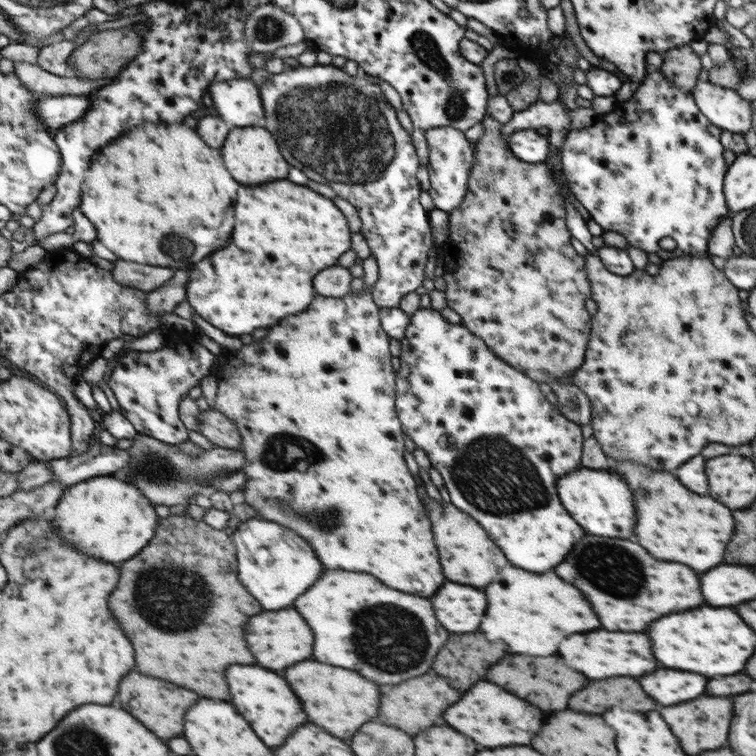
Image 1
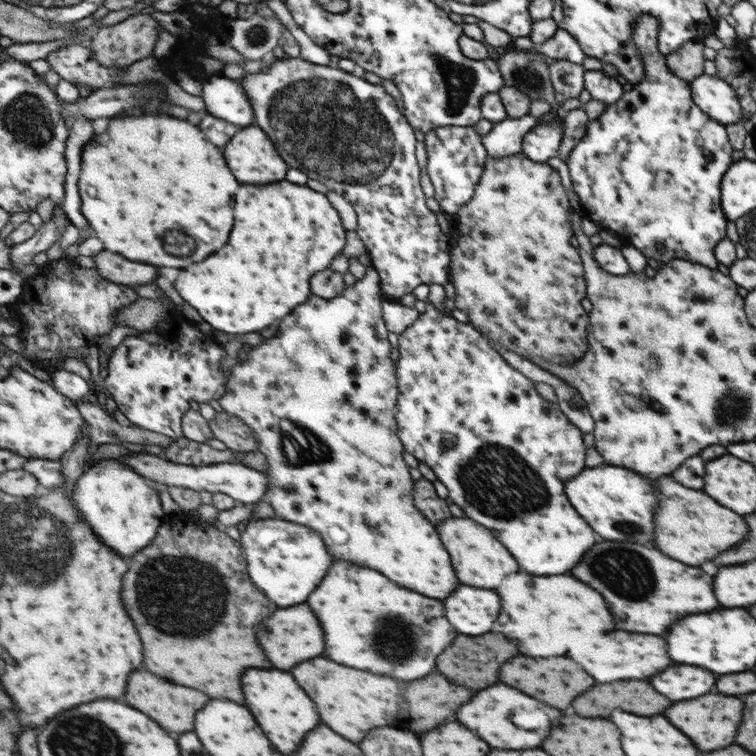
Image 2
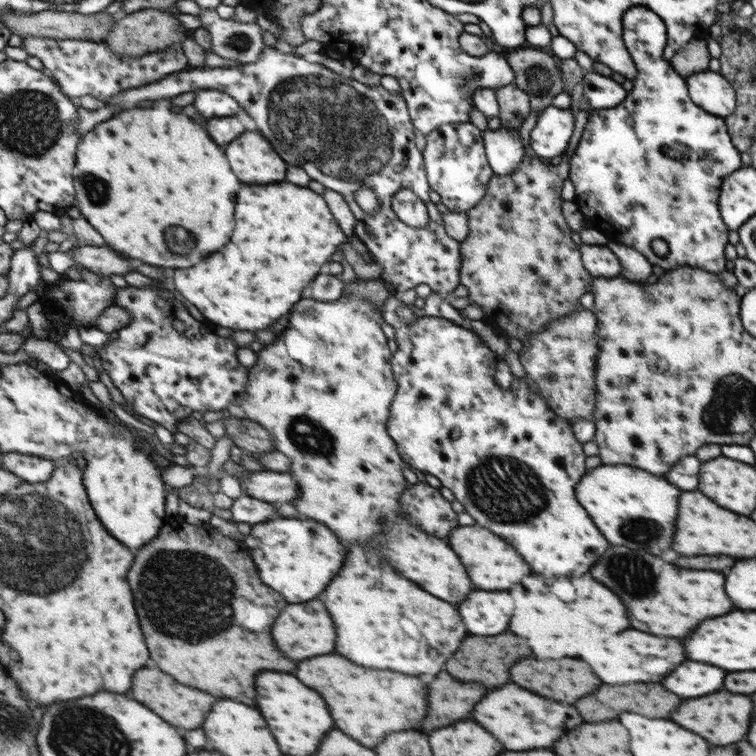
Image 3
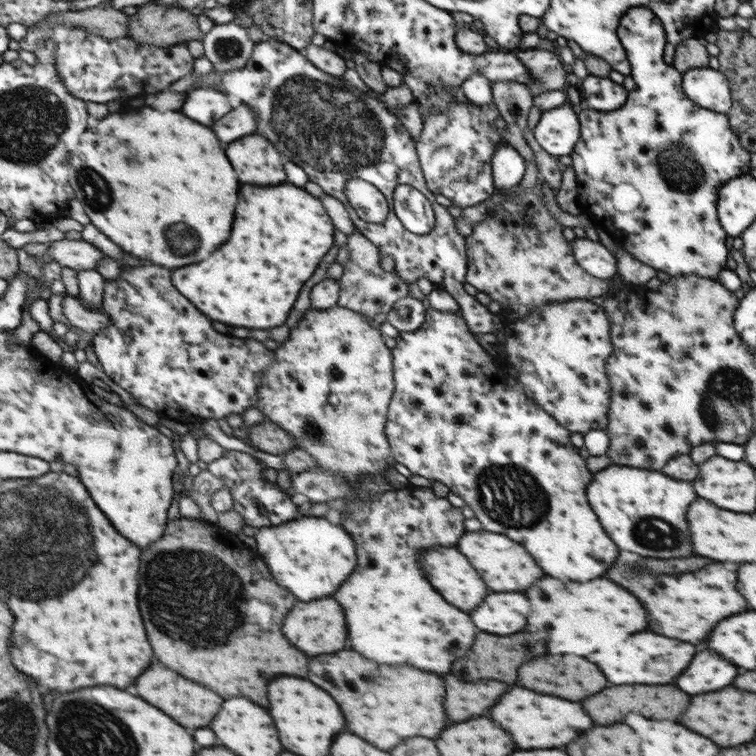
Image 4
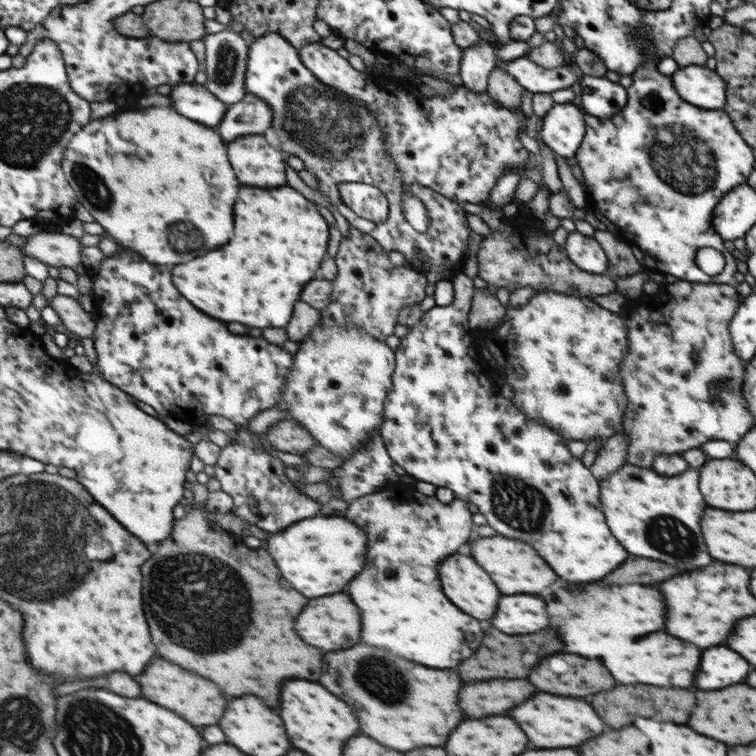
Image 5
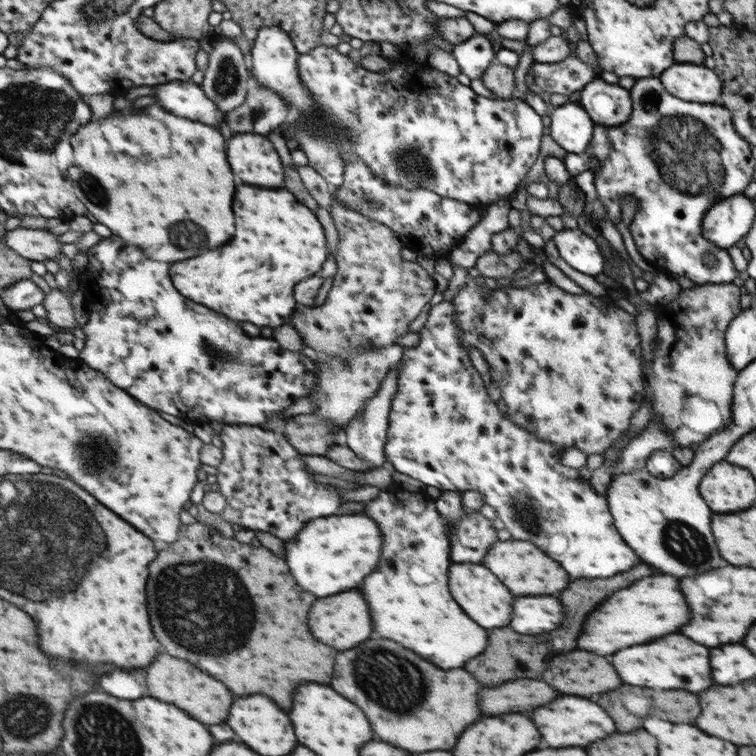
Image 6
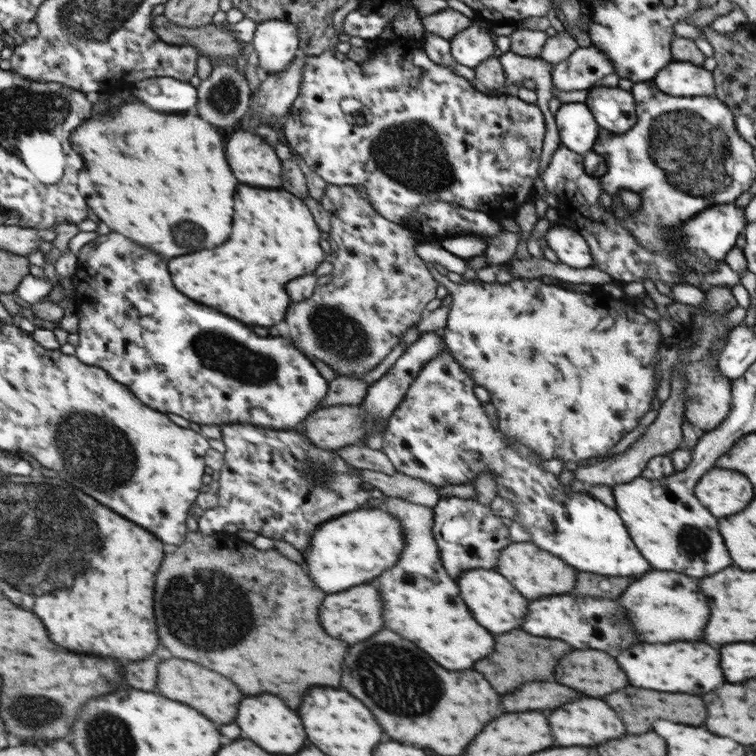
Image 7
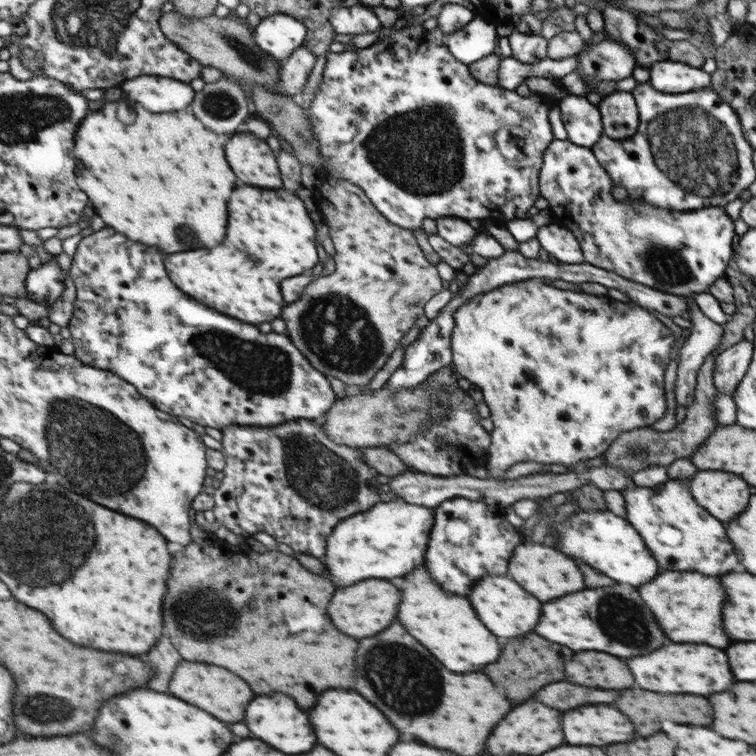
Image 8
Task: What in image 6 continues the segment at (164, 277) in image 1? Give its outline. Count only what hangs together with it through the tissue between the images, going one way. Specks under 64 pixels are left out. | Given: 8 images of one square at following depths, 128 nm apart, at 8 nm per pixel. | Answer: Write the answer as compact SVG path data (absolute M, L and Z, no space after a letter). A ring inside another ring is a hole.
M18 227L9 230L4 240L17 251L17 254L37 262L57 260L63 254L63 243L59 240L59 235L52 234L46 229Z

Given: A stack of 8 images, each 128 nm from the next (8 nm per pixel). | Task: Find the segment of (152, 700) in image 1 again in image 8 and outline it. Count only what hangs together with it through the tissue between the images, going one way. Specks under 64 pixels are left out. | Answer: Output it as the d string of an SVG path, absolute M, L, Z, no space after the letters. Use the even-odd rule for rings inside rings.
M183 660L177 666L169 692L177 694L177 698L185 698L185 702L193 702L203 710L209 710L209 714L213 714L215 718L221 718L223 722L239 722L243 718L243 708L253 698L247 684L237 676L233 676L229 670L221 666L209 666L209 664L187 662L187 660Z

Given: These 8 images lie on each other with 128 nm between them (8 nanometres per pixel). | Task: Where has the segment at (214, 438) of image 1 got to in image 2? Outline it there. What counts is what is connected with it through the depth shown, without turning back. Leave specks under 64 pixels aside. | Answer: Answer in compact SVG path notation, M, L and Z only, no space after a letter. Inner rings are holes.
M221 411L209 420L214 438L223 442L230 450L236 452L255 451L257 438L253 438L253 432L249 426L245 426L237 416Z

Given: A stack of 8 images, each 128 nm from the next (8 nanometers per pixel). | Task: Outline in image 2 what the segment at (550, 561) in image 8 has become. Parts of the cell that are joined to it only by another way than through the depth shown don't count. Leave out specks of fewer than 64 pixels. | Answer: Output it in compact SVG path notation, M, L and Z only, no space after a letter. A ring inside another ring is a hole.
M451 515L435 526L435 529L437 534L441 534L441 542L445 542L445 550L449 550L449 558L453 558L453 570L457 570L457 578L461 578L461 584L491 590L497 586L497 582L501 582L501 578L517 572L515 560L481 524L475 524L465 516Z

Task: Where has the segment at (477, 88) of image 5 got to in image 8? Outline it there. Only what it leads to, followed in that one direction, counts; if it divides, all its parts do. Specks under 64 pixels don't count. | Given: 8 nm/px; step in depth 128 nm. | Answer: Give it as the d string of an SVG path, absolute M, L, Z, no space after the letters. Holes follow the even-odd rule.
M478 15L459 30L446 35L444 44L457 62L468 65L491 55L497 38L495 22L485 20Z

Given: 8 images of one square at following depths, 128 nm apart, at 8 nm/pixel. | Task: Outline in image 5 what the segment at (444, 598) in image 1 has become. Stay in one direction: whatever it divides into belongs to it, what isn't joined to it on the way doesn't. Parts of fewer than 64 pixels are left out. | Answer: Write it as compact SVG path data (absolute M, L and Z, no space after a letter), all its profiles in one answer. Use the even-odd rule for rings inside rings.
M527 594L501 596L497 614L489 618L489 626L507 635L524 635L545 626L545 604Z

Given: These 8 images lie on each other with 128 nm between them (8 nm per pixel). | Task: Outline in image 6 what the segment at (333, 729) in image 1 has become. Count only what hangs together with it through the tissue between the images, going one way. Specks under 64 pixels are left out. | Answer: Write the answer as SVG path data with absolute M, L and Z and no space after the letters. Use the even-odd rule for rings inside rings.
M377 638L361 642L361 646L355 646L353 650L337 652L337 670L333 670L333 682L329 682L329 686L365 710L365 718L369 718L369 726L373 726L373 740L381 738L381 742L393 742L393 746L409 752L451 750L455 738L465 730L465 726L479 718L475 706L479 684L465 670L439 670L389 640Z

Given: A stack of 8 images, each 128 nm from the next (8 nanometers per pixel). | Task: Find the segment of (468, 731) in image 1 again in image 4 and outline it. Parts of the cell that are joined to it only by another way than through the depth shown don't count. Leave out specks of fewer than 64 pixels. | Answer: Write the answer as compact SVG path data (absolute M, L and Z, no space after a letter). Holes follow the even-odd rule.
M509 688L501 702L489 710L489 718L501 726L513 738L513 744L519 750L531 750L531 748L557 748L571 742L575 736L579 736L583 730L587 730L593 722L589 716L581 710L577 702L559 700L547 694L537 694L525 688Z

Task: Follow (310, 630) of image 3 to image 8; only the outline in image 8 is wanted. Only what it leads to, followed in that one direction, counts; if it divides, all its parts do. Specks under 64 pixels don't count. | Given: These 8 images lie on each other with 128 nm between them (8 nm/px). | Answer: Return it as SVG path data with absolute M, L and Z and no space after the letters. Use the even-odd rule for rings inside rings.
M369 580L357 582L357 586L336 588L333 602L329 602L329 618L333 618L333 626L341 630L341 634L349 634L351 638L367 638L381 632L395 616L395 606L399 602L399 592L389 580Z

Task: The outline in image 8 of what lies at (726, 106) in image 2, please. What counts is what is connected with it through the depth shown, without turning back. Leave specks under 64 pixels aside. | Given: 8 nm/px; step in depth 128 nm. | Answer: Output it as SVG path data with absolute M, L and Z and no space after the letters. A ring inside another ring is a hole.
M667 60L657 62L657 66L649 70L649 82L653 82L653 86L657 86L657 90L661 90L661 93L689 93L711 86L711 75L687 63Z

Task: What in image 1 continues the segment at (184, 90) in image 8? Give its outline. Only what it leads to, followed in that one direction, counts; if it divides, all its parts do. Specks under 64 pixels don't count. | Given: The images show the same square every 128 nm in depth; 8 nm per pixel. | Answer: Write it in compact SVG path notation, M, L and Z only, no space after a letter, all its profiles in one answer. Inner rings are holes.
M233 80L213 86L213 100L221 116L235 126L253 126L263 118L260 94L253 82Z

